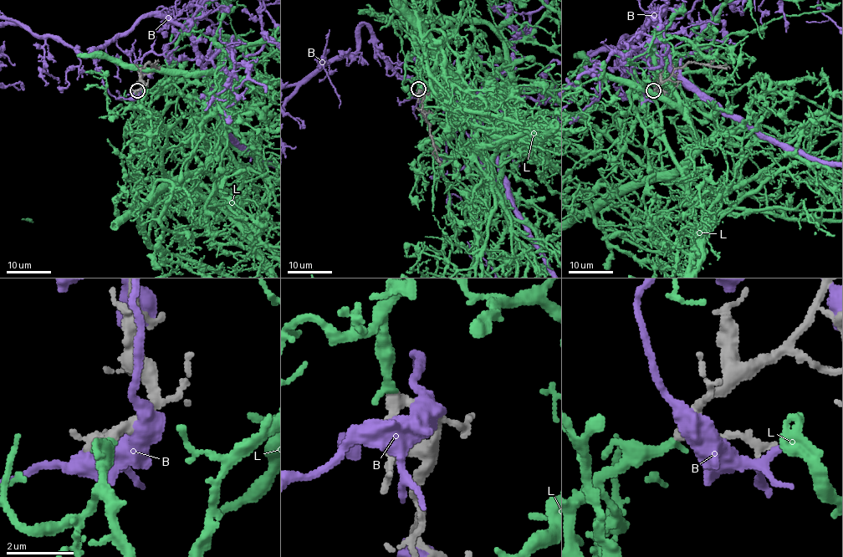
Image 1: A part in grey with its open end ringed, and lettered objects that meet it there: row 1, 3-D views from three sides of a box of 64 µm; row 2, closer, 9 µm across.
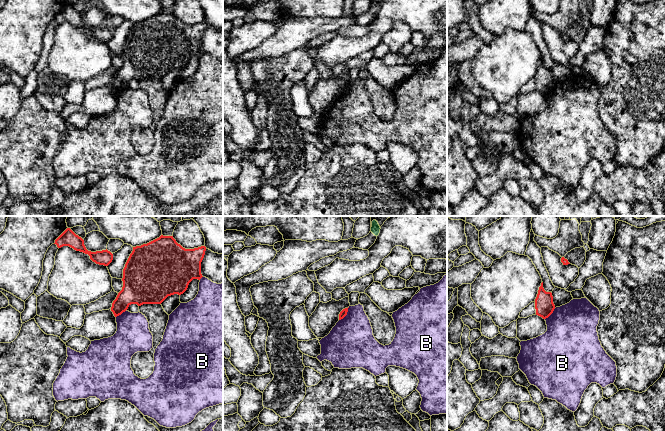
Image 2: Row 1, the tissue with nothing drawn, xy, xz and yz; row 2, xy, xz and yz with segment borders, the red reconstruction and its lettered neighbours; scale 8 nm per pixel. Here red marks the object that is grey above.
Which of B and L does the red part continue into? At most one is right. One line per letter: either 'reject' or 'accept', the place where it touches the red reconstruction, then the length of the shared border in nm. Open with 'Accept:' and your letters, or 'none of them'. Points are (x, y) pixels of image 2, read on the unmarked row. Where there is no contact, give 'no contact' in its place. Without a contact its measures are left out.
Accept: L
B: reject; meets red in xz at (346, 90); contact 140 nm long
L: accept; no contact

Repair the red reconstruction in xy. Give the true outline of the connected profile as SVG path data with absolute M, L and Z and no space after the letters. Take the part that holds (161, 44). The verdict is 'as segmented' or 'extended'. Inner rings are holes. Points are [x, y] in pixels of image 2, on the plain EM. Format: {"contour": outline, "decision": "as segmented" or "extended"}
{"contour": "M163 12L141 22L133 23L123 45L123 63L112 79L111 87L117 93L131 80L161 80L168 72L183 70L193 55L200 56L201 38L206 27L205 22L185 25L173 12Z", "decision": "as segmented"}

